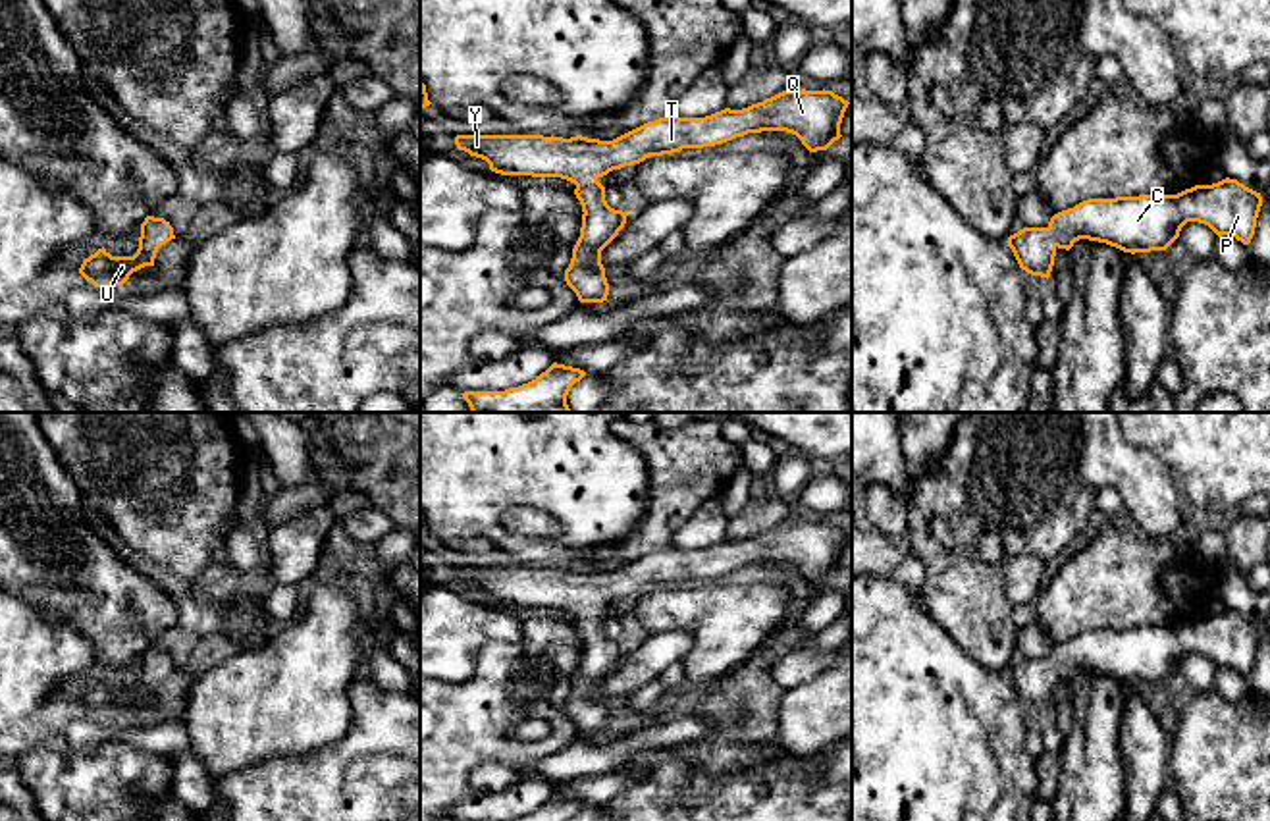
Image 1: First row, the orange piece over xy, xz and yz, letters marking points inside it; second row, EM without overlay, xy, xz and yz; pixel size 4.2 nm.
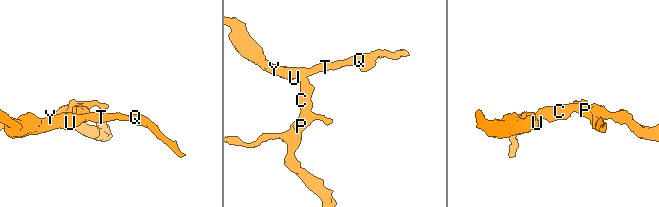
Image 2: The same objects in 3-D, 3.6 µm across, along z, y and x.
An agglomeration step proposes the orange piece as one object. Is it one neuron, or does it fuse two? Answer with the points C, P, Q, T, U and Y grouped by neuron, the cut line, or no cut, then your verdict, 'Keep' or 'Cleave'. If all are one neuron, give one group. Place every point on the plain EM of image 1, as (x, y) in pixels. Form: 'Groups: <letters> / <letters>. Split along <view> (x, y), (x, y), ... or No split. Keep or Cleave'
Groups: C P Q T U Y. No split. Keep

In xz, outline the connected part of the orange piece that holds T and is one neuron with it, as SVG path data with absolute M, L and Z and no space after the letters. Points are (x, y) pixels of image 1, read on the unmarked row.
M825 520L782 522L742 542L725 540L705 549L659 549L613 572L582 567L457 567L455 576L486 592L495 605L561 609L576 617L574 626L584 646L565 713L580 734L603 734L609 715L601 682L624 659L628 646L607 636L599 609L649 588L715 578L761 563L786 563L809 584L827 582L842 569L840 555L848 536Z

